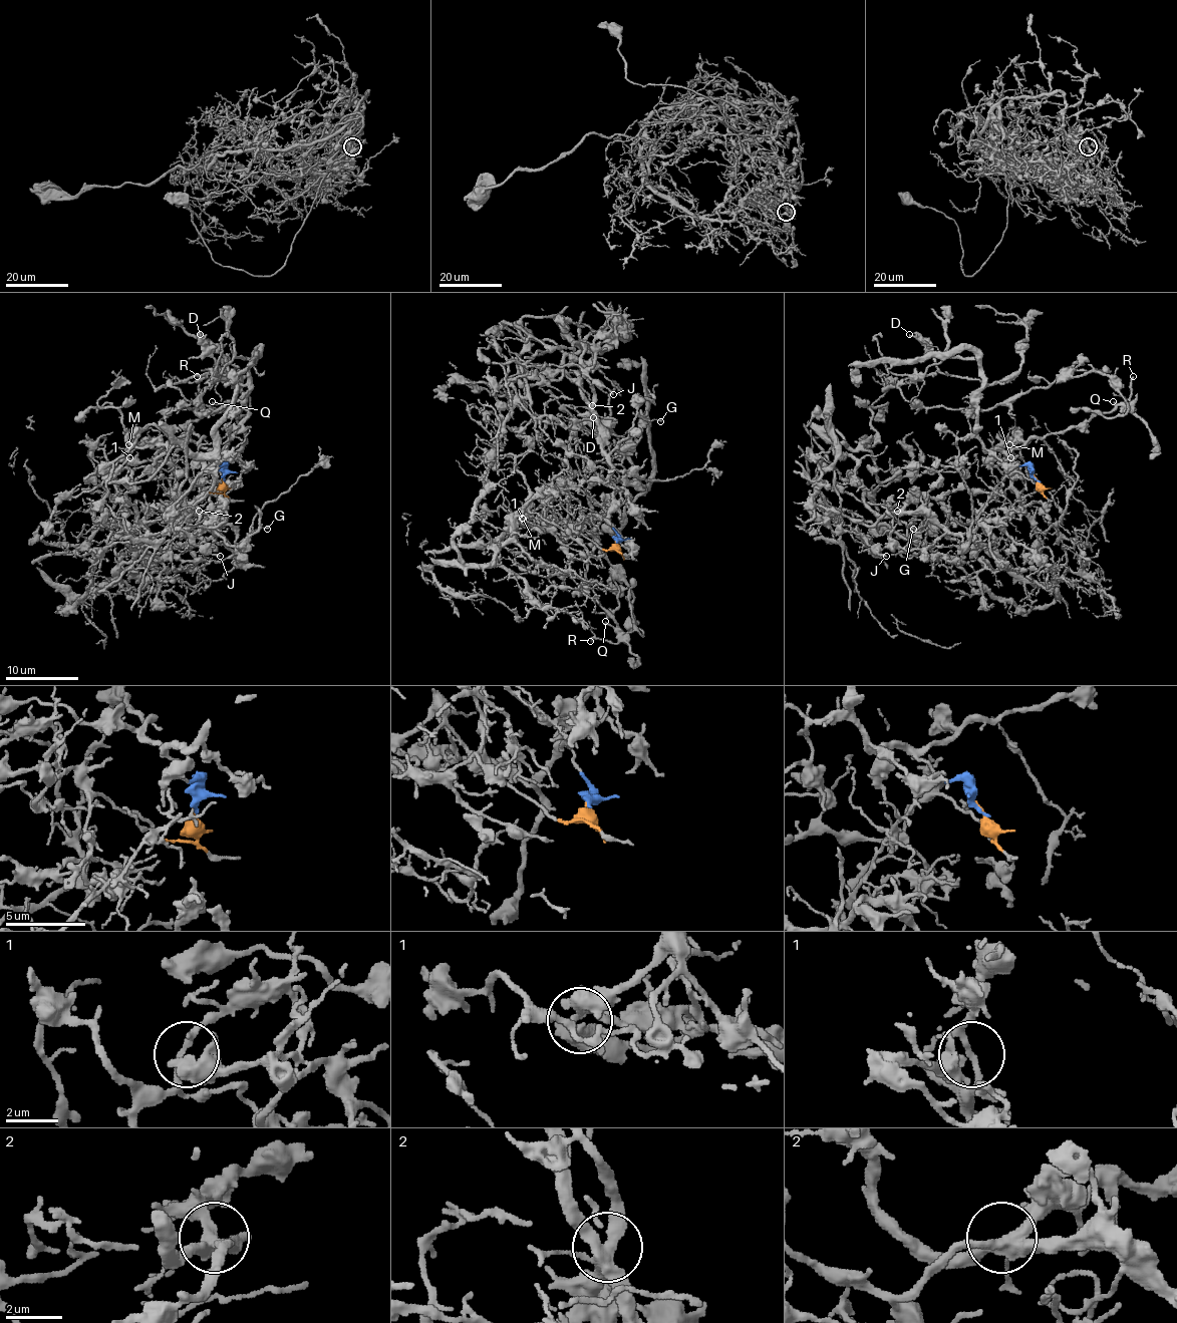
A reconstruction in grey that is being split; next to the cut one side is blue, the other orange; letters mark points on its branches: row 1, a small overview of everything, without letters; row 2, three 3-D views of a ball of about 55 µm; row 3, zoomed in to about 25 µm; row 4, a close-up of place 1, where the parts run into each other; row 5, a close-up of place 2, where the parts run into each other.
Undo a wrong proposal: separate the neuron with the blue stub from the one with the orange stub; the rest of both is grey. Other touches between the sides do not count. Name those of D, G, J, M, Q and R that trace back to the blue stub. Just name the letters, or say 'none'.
D, G, M, Q, R

